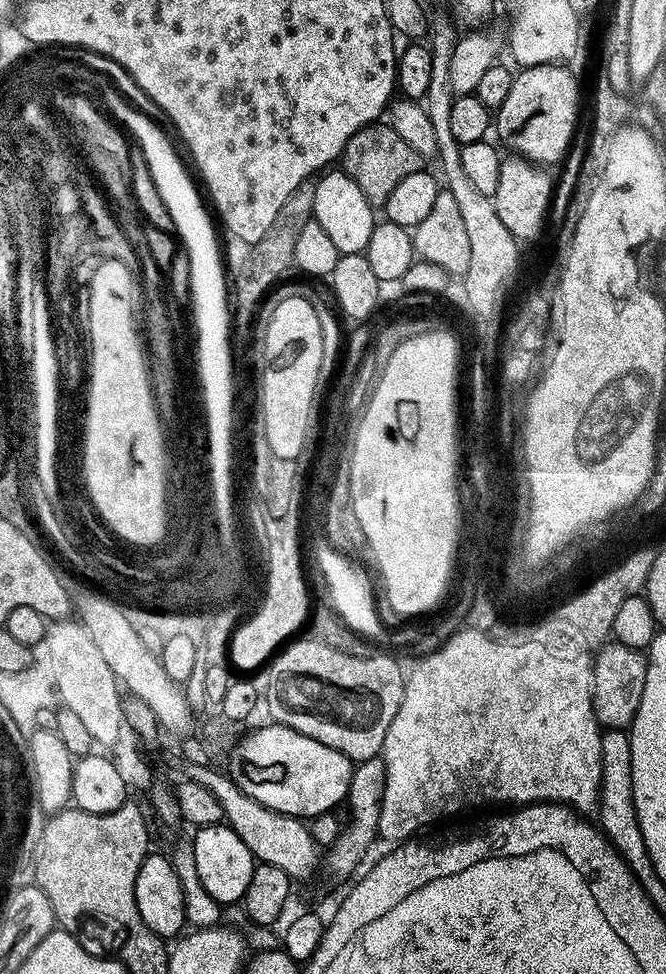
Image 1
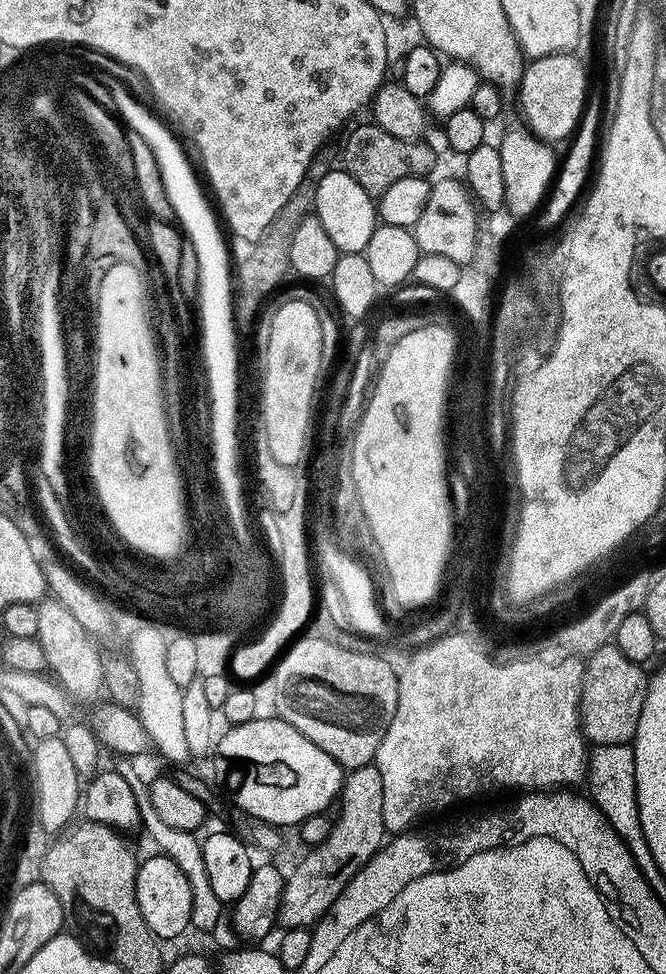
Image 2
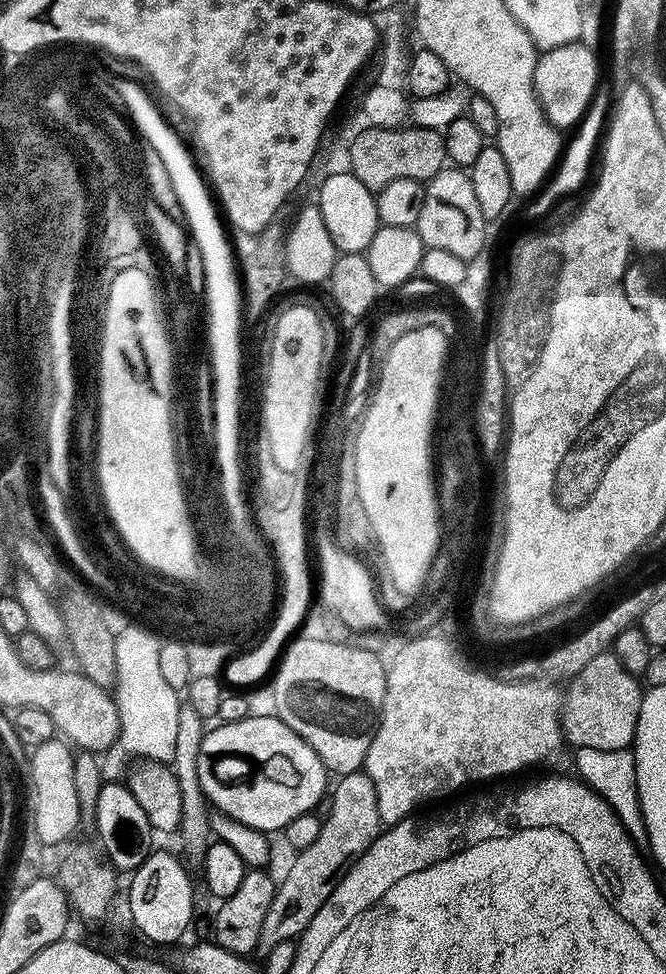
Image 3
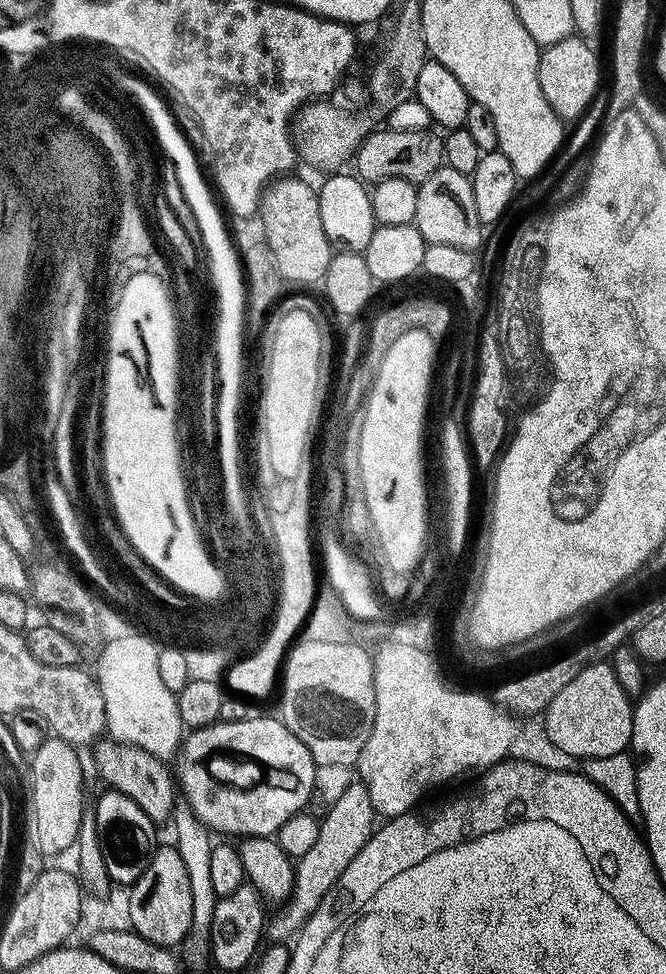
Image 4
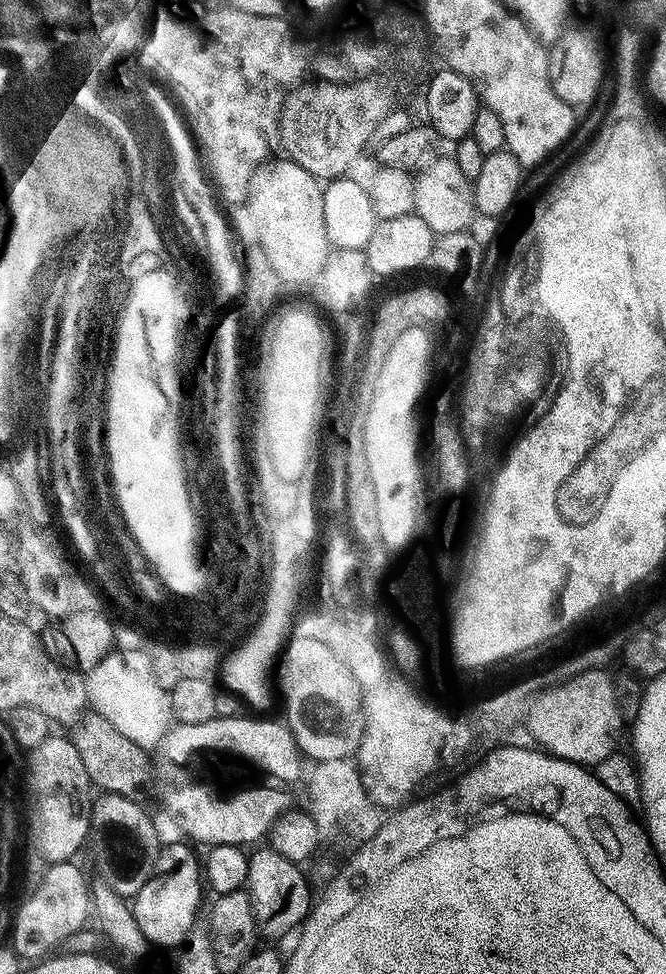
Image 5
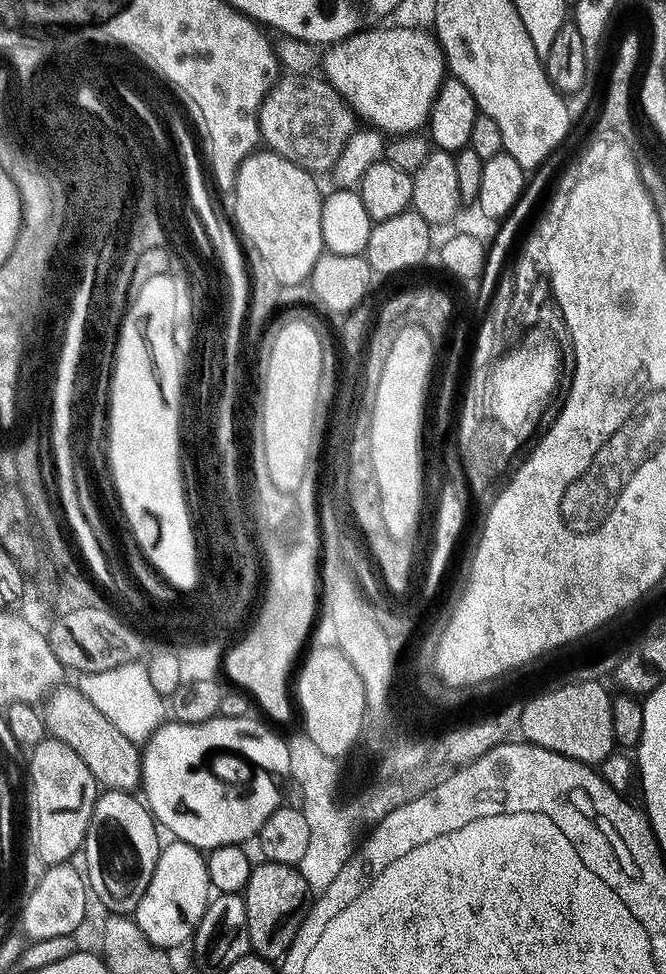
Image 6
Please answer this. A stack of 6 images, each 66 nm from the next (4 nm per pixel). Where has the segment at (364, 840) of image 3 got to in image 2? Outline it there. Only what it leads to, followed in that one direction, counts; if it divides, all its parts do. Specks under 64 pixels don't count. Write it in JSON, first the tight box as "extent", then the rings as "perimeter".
{"extent":[278,763,386,929],"perimeter":[[[376,763],[358,766],[345,775],[340,785],[338,808],[339,804],[340,813],[332,820],[330,834],[320,844],[309,847],[302,855],[301,864],[287,873],[278,917],[281,929],[311,929],[320,917],[332,910],[332,904],[350,878],[354,878],[386,843],[382,822],[382,774],[378,774]]]}

